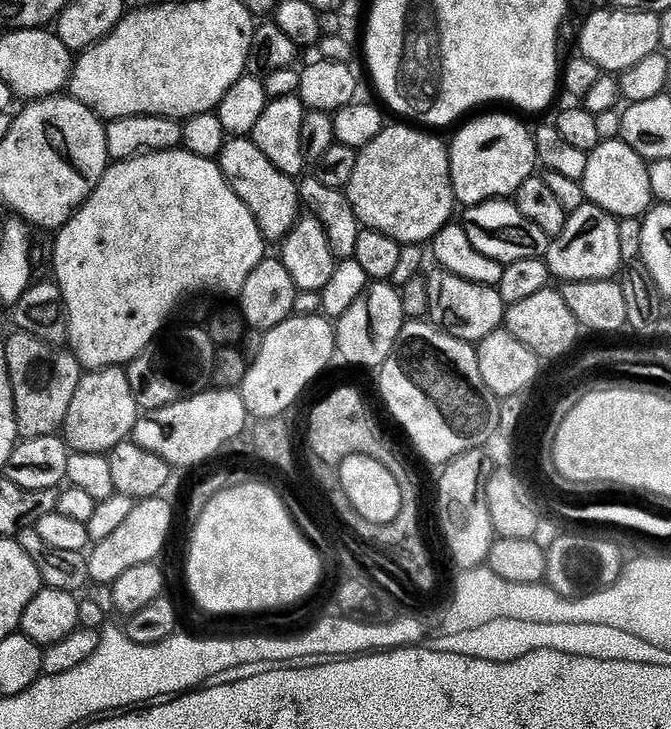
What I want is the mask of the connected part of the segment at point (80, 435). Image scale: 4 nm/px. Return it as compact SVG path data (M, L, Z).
M120 366L92 370L81 375L70 410L66 410L62 429L64 443L72 452L108 454L135 433L137 419L136 399L130 390L127 371Z

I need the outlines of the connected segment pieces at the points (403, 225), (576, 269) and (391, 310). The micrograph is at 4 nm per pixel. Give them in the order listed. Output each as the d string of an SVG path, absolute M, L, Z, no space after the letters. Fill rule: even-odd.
M396 124L393 126L385 126L378 134L378 138L374 138L374 142L370 142L364 148L358 151L358 167L354 169L354 175L350 177L350 182L347 186L348 201L354 206L354 214L358 214L361 225L364 228L377 228L382 234L386 234L390 238L397 240L401 246L405 244L424 244L432 239L444 229L444 227L453 219L452 211L458 208L458 201L454 190L452 189L452 157L450 148L447 143L444 144L439 140L439 135L433 134L428 130L421 130L416 126L408 126L412 128L403 128L402 125Z
M585 202L578 210L570 213L562 234L551 237L547 254L548 269L557 281L573 280L586 282L587 280L610 280L617 275L616 271L625 263L622 249L618 242L618 220L606 210Z
M388 282L369 283L368 290L364 293L364 296L358 298L358 302L354 302L354 306L350 306L350 310L346 310L346 314L342 314L335 321L336 351L339 359L344 359L348 364L357 364L360 368L379 370L386 362L386 358L390 358L390 354L398 342L400 331L404 329L405 323L406 317L402 310L402 298L399 291Z

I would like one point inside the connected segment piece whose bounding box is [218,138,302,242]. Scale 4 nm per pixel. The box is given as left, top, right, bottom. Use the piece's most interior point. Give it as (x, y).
(273, 198)

